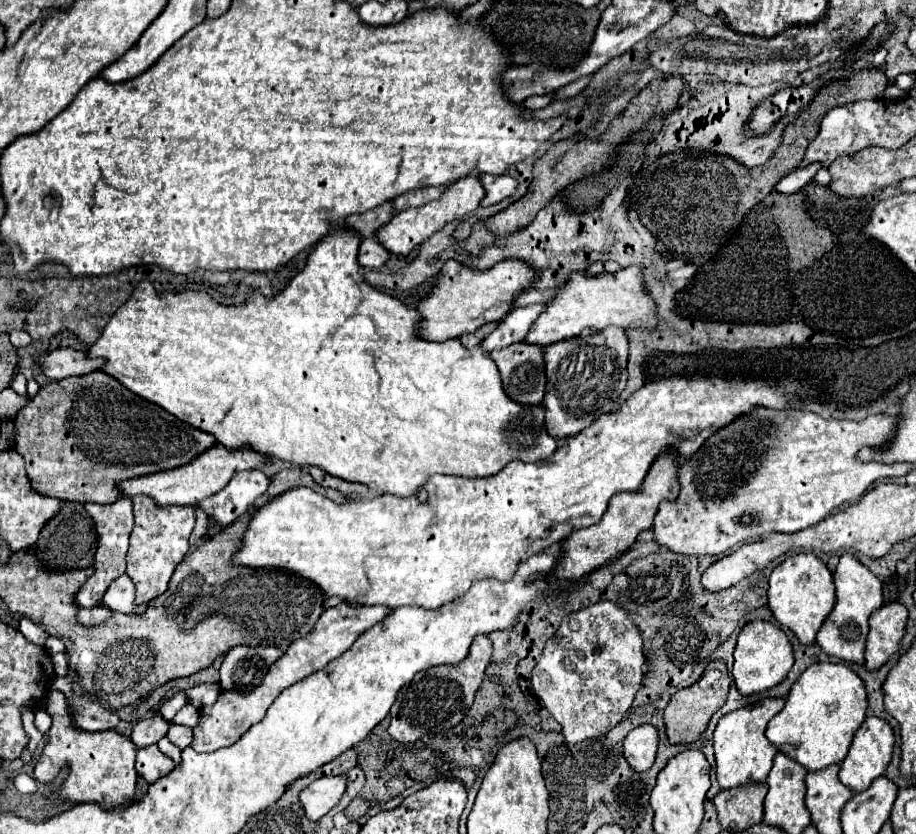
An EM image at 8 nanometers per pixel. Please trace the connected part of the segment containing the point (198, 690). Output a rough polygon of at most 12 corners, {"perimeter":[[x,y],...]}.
{"perimeter":[[204,683],[185,691],[197,709],[214,704],[222,688]]}

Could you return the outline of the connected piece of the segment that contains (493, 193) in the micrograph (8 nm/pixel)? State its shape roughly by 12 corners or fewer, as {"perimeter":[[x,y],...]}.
{"perimeter":[[482,174],[486,196],[480,206],[512,196],[516,180],[508,174]]}

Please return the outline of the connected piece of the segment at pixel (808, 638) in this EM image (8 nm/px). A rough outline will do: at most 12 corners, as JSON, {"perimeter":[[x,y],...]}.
{"perimeter":[[816,554],[770,574],[768,606],[806,646],[836,604]]}

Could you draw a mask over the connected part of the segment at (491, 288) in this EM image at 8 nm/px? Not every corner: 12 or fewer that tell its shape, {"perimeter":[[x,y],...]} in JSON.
{"perimeter":[[444,262],[416,306],[420,338],[444,342],[498,322],[536,272]]}

